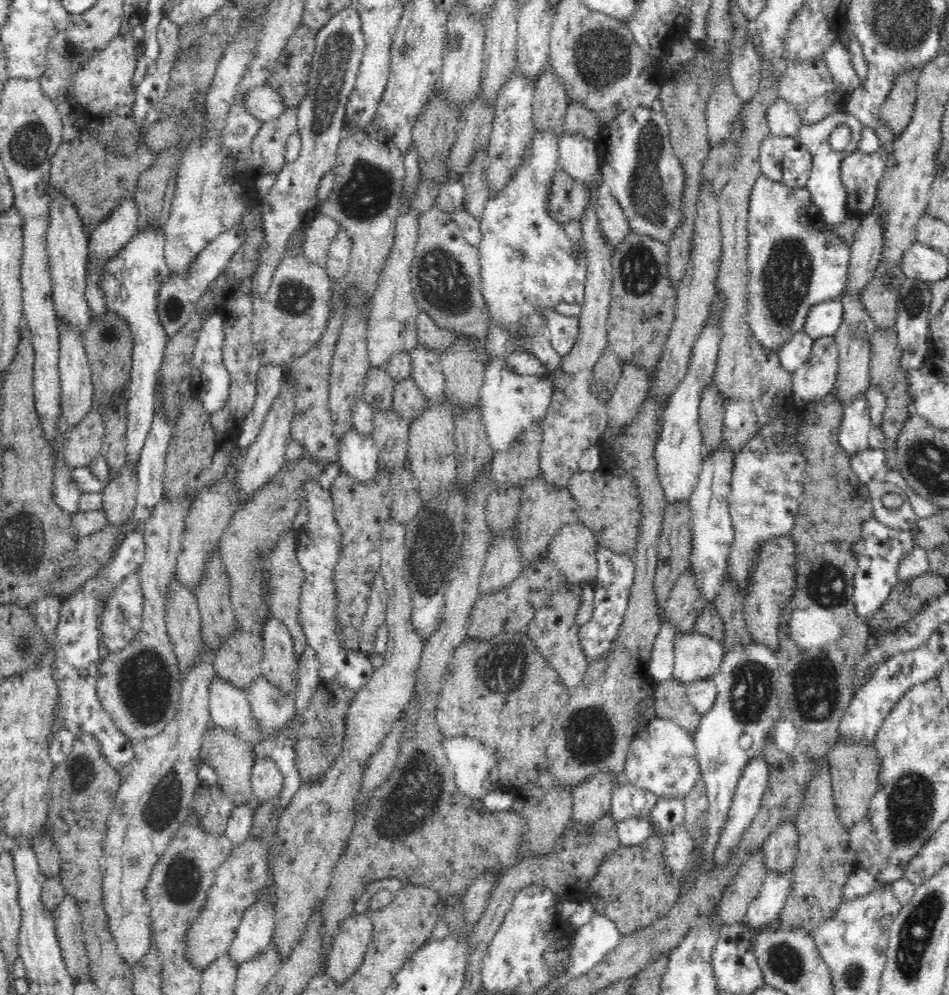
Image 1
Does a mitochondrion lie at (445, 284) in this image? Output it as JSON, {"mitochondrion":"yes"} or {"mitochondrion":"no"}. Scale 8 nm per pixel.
{"mitochondrion":"yes"}

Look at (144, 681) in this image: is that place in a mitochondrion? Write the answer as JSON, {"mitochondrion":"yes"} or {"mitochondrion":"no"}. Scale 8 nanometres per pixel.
{"mitochondrion":"yes"}

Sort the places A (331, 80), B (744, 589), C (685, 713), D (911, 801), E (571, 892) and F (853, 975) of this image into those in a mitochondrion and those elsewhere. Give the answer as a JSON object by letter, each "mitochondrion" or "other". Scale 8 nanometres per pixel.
{"A":"mitochondrion","B":"other","C":"other","D":"mitochondrion","E":"other","F":"mitochondrion"}

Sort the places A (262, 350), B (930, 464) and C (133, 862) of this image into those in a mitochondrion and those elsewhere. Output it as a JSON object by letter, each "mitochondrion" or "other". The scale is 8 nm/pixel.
{"A":"other","B":"mitochondrion","C":"mitochondrion"}

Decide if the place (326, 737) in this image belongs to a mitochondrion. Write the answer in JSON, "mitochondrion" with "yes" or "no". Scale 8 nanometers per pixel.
{"mitochondrion":"yes"}

